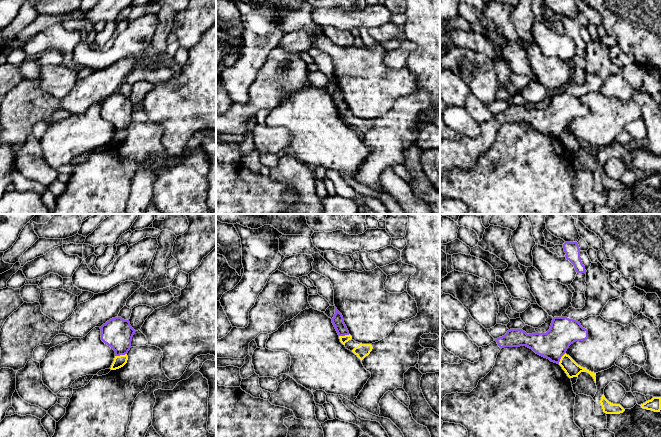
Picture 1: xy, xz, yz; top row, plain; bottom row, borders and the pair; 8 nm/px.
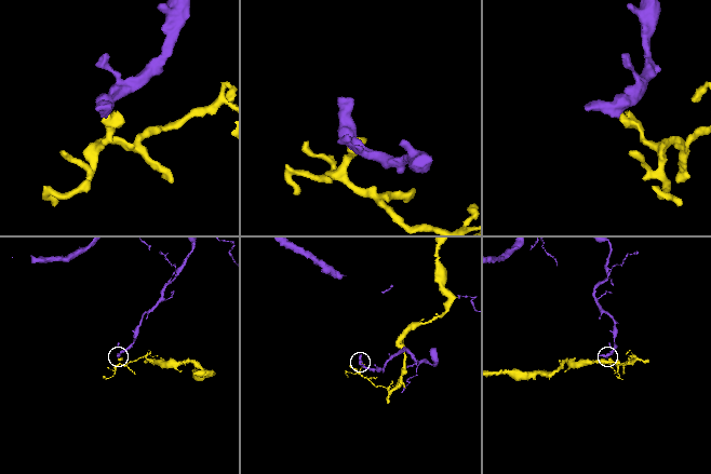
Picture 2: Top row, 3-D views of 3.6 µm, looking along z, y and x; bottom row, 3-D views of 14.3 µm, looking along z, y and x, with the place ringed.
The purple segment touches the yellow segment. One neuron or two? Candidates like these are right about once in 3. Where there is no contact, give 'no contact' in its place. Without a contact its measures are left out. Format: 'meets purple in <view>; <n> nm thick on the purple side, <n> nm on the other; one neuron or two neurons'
meets purple in xy; 240 nm thick on the purple side, 100 nm on the other; two neurons

